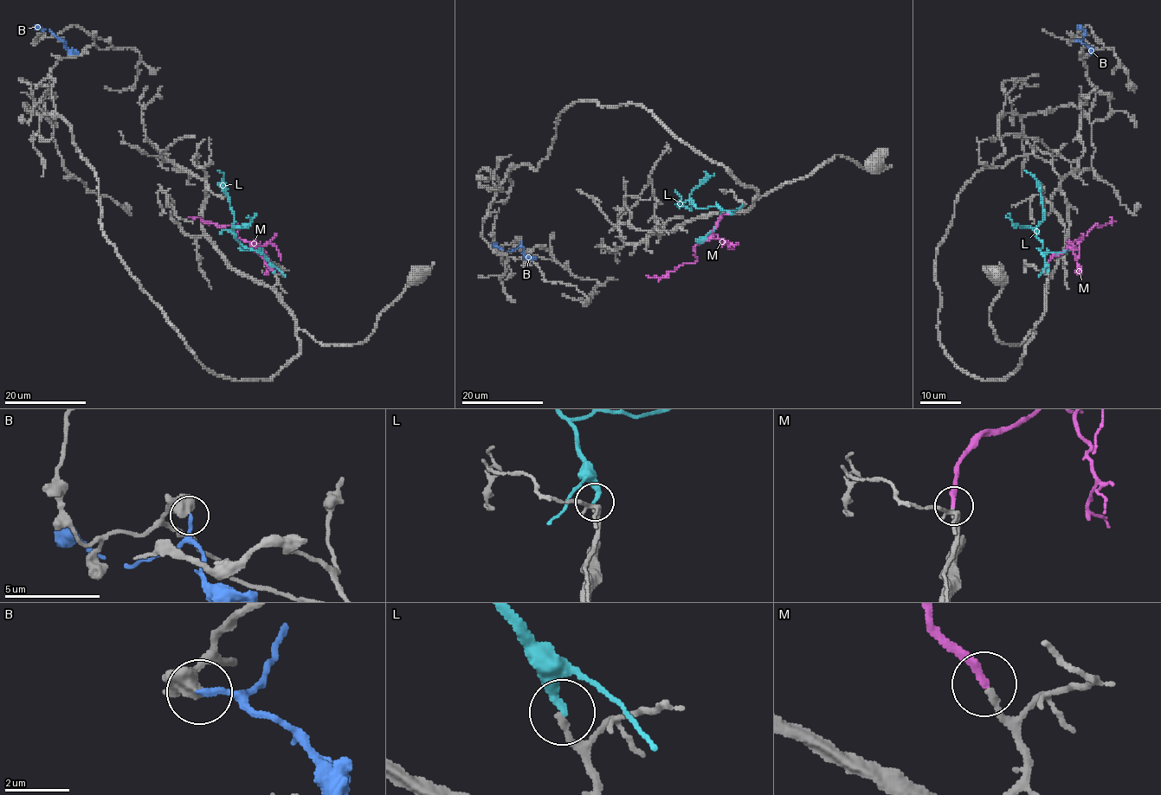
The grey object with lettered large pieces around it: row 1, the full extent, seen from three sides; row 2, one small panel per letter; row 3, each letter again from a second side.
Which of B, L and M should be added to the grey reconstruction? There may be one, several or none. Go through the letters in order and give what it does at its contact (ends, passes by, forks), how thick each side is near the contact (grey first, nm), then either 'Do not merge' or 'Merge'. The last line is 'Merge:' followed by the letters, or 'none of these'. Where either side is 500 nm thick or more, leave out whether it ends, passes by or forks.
B: It ends there. Thickness 440 nm (grey) against 190 nm. Do not merge
L: It ends there. Thickness 200 nm (grey) against 280 nm. Do not merge
M: It ends there. Thickness 200 nm (grey) against 240 nm. Merge
Merge: M

